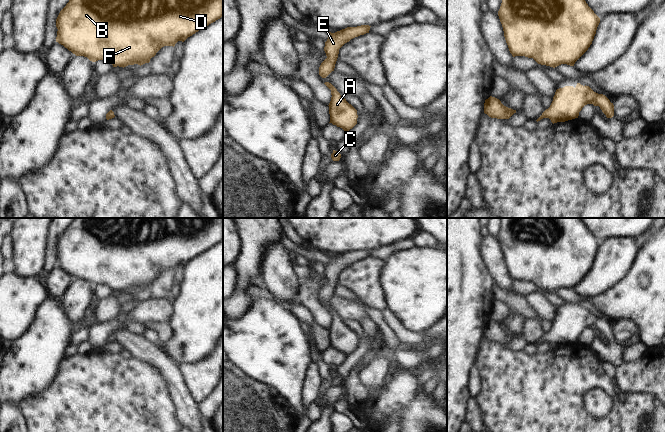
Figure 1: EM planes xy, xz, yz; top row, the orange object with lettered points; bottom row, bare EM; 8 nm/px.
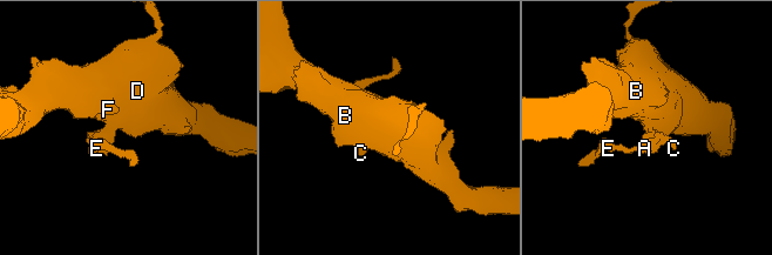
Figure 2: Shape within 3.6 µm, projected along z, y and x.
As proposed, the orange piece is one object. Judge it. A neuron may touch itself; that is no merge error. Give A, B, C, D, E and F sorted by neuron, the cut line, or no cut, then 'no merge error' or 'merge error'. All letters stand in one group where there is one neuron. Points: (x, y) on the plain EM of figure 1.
A B C D E F; no cut; no merge error

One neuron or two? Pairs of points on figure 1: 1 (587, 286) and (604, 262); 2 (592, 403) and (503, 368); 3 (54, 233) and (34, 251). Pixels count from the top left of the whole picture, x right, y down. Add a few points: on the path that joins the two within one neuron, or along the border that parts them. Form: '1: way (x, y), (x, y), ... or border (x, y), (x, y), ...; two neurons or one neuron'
1: way (593, 280), (604, 268); one neuron
2: border (595, 387), (584, 395), (584, 408), (598, 419); two neurons
3: border (49, 228), (44, 263); two neurons

